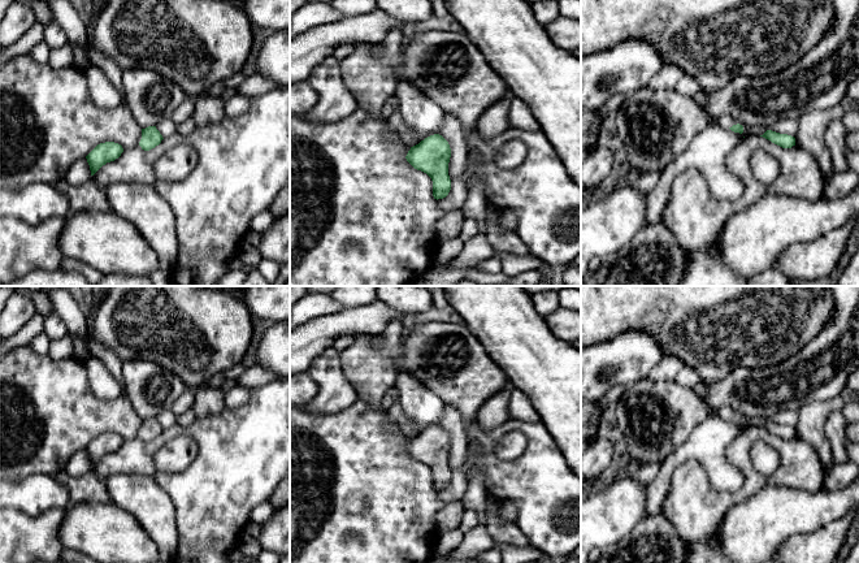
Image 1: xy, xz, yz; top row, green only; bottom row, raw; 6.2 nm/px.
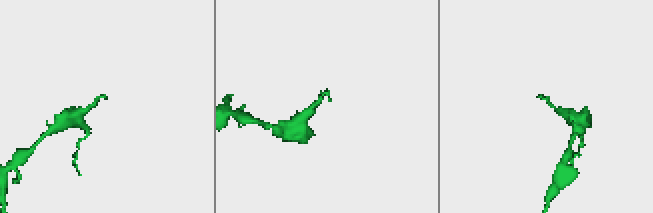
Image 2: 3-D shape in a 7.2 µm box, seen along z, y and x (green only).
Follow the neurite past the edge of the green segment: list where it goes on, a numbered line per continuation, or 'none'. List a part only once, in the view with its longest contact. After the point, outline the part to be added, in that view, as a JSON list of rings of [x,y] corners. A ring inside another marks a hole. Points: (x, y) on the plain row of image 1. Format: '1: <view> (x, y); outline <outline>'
1: yz (725, 412); outline [[[723,407],[720,411],[719,411],[719,416],[723,417],[723,419],[732,419],[733,416],[737,416],[738,413],[736,411],[733,411],[732,408],[729,407]]]

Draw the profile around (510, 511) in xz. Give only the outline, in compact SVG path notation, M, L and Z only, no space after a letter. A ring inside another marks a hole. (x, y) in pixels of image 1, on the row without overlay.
M504 502L503 508L502 508L502 515L504 519L509 521L516 521L517 519L517 506L513 502Z

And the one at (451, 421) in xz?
M444 404L443 415L438 423L450 436L451 449L448 454L448 467L451 471L451 481L443 490L435 490L435 495L444 504L461 501L467 489L468 478L465 469L468 464L468 433L463 424L459 411Z

